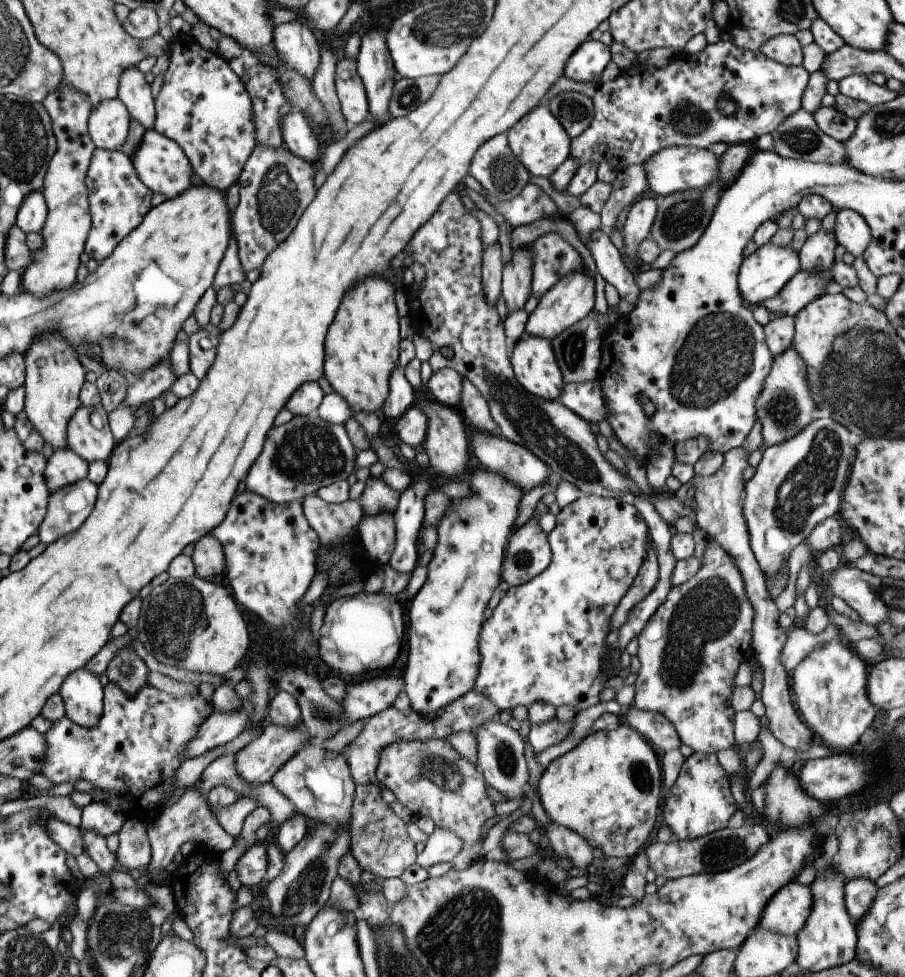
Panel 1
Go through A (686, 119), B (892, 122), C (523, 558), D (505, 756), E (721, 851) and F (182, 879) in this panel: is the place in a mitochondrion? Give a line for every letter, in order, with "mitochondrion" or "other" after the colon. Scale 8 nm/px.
A: mitochondrion
B: mitochondrion
C: mitochondrion
D: mitochondrion
E: mitochondrion
F: other

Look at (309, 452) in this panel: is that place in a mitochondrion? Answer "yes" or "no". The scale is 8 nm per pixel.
yes

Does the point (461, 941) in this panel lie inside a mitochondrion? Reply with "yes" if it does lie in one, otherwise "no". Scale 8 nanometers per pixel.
yes

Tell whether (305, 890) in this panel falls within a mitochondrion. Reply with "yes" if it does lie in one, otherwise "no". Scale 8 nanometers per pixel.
yes

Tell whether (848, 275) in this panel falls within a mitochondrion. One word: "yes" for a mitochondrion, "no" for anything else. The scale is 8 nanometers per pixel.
no

